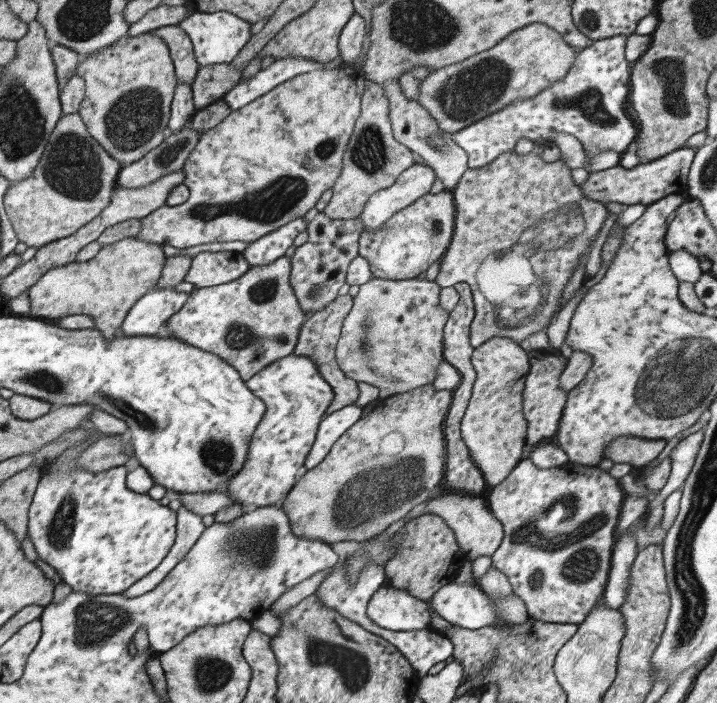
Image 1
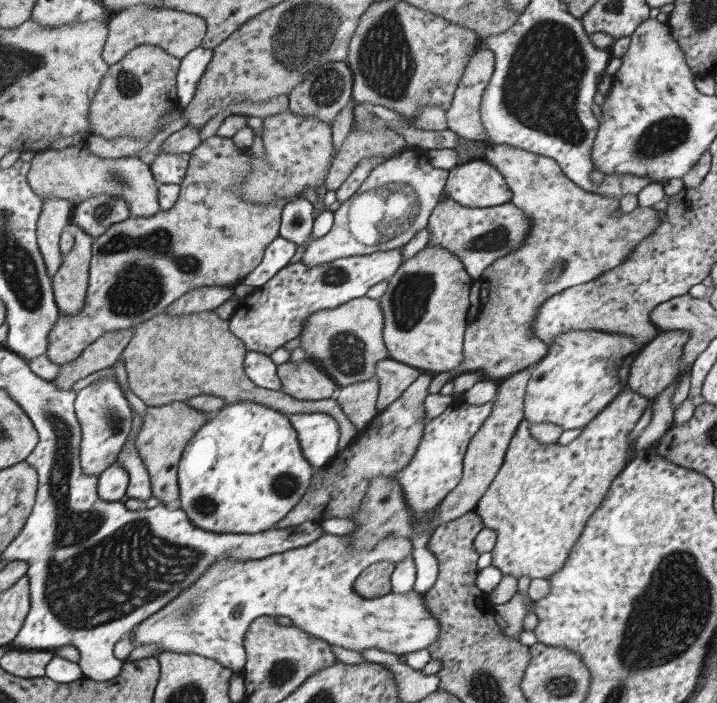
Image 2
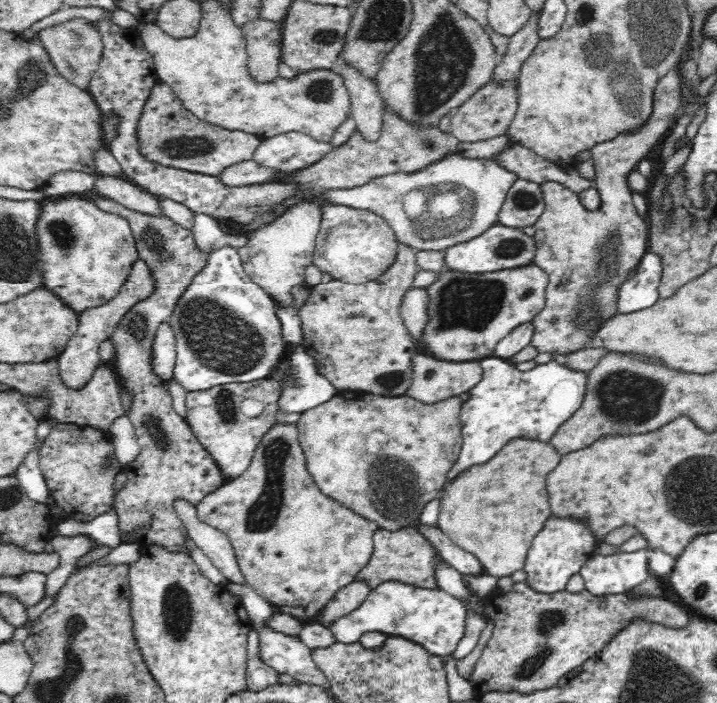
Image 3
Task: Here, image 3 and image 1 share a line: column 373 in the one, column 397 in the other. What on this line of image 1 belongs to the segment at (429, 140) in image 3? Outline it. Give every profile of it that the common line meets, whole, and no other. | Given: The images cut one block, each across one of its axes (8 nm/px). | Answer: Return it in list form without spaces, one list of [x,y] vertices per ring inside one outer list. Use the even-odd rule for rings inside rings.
[[[367,82],[365,86],[367,88],[361,98],[361,114],[355,122],[347,150],[343,154],[341,174],[333,184],[331,200],[321,212],[327,216],[327,220],[359,220],[369,196],[383,188],[391,188],[395,180],[399,180],[399,176],[415,164],[413,152],[393,138],[389,122],[389,102],[383,96],[383,88],[371,82]]]

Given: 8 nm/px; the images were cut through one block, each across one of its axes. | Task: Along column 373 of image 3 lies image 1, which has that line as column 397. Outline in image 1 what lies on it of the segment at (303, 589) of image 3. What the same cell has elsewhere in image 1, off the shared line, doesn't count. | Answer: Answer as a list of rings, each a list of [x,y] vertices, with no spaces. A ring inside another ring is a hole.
[[[449,488],[449,490],[441,492],[439,496],[433,494],[431,500],[427,500],[427,502],[423,502],[419,508],[411,510],[403,520],[391,524],[385,532],[379,532],[377,536],[371,536],[369,540],[363,540],[363,546],[361,546],[361,548],[357,548],[355,552],[347,554],[347,556],[345,556],[345,562],[343,562],[345,582],[347,582],[351,588],[355,588],[355,584],[359,582],[359,576],[363,574],[363,570],[367,570],[367,568],[371,568],[371,566],[379,566],[379,568],[385,570],[387,562],[389,562],[391,558],[395,558],[395,554],[397,554],[399,548],[401,548],[403,534],[405,534],[403,528],[405,528],[411,520],[417,520],[417,518],[421,518],[421,516],[437,516],[437,518],[441,518],[441,520],[455,532],[455,538],[457,538],[459,546],[463,548],[463,552],[467,554],[469,560],[471,560],[471,558],[477,558],[477,556],[491,558],[491,556],[497,552],[499,544],[503,542],[503,526],[501,526],[501,522],[489,512],[485,498],[483,498],[481,494],[479,494],[479,496],[467,496],[467,494],[461,494],[461,492],[453,490],[453,488]]]

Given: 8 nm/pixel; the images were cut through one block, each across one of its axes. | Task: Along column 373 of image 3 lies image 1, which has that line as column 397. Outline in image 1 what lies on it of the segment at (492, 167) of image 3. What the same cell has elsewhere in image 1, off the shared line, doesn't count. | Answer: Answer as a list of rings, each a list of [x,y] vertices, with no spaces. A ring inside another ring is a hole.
[[[413,164],[407,168],[391,188],[383,188],[369,196],[367,206],[363,208],[359,220],[365,230],[377,230],[385,224],[391,214],[415,204],[421,196],[437,190],[437,174],[427,164]]]

